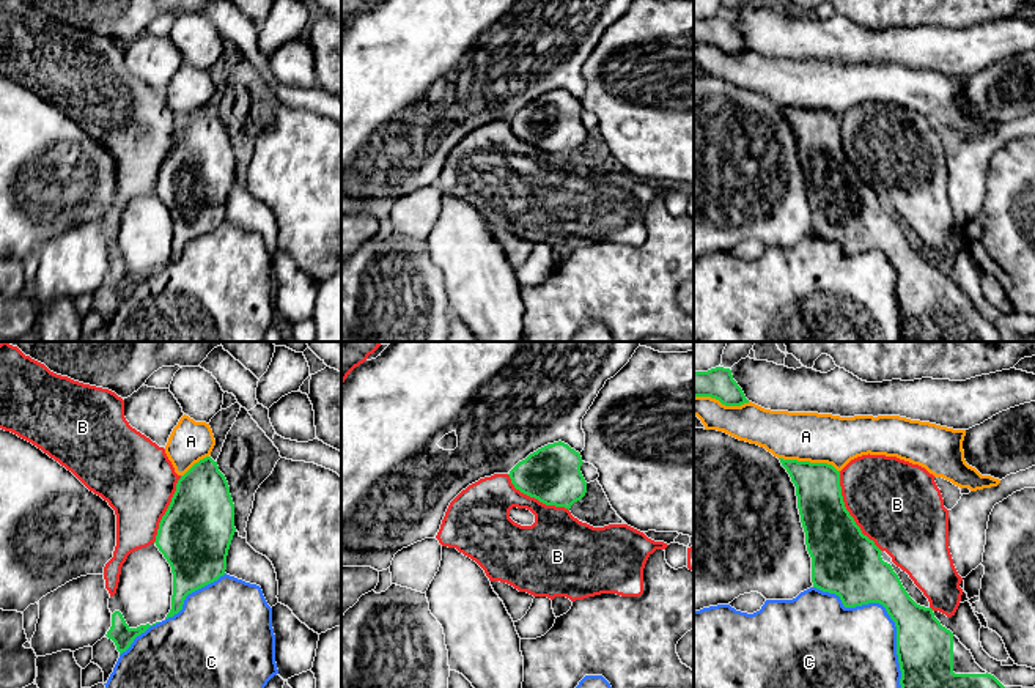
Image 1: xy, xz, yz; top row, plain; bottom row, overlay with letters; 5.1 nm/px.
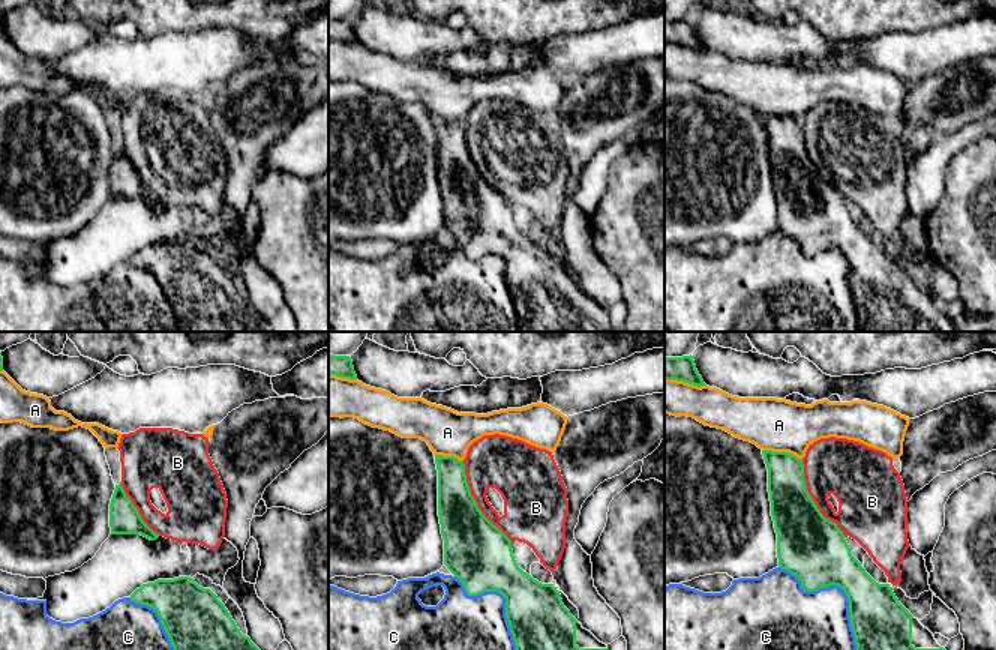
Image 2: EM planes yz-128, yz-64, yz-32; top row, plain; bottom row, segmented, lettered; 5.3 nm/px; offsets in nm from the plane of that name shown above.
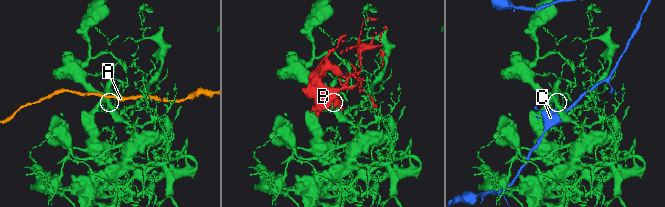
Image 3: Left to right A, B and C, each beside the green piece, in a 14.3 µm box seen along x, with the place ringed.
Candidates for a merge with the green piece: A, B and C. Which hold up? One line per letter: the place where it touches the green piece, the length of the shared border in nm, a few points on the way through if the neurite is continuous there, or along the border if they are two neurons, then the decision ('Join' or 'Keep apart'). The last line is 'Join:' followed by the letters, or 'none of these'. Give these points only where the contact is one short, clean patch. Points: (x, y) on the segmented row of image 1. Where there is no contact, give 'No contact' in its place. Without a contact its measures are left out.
A: Touches green at yz (809, 462). Shared border 320 nm. Keep apart
B: Touches green at yz (848, 512). Shared border 460 nm. Join
C: Touches green at yz (886, 610). Shared border 700 nm. Keep apart
Join: B

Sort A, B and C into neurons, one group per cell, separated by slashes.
A / B / C

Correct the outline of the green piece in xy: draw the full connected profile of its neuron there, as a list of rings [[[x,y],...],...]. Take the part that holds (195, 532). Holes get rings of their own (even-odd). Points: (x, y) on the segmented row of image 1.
[[[206,457],[181,475],[159,523],[154,543],[173,573],[171,609],[165,619],[182,609],[189,594],[225,575],[234,532],[228,482],[217,461]]]

